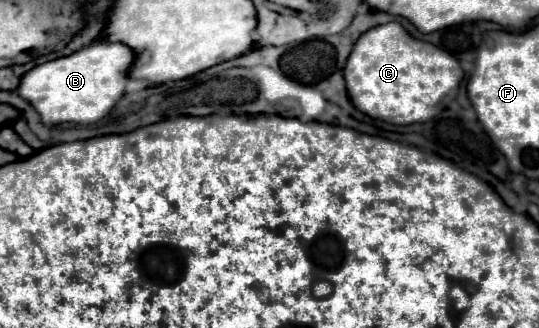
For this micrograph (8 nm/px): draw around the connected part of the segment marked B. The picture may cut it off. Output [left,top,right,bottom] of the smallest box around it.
[16,40,136,124]

